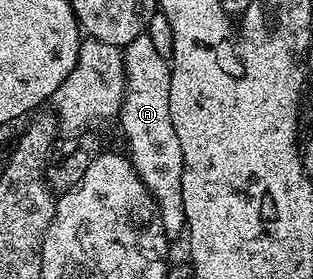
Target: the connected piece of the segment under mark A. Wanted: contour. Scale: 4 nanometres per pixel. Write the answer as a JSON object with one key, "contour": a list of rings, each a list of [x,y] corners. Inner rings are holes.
{"contour":[[[145,35],[132,39],[132,43],[124,46],[122,58],[126,94],[122,100],[120,122],[126,145],[130,148],[128,156],[158,205],[167,238],[174,241],[185,228],[186,216],[183,209],[183,152],[171,123],[169,106],[173,68],[167,57],[156,52],[152,39]]]}

